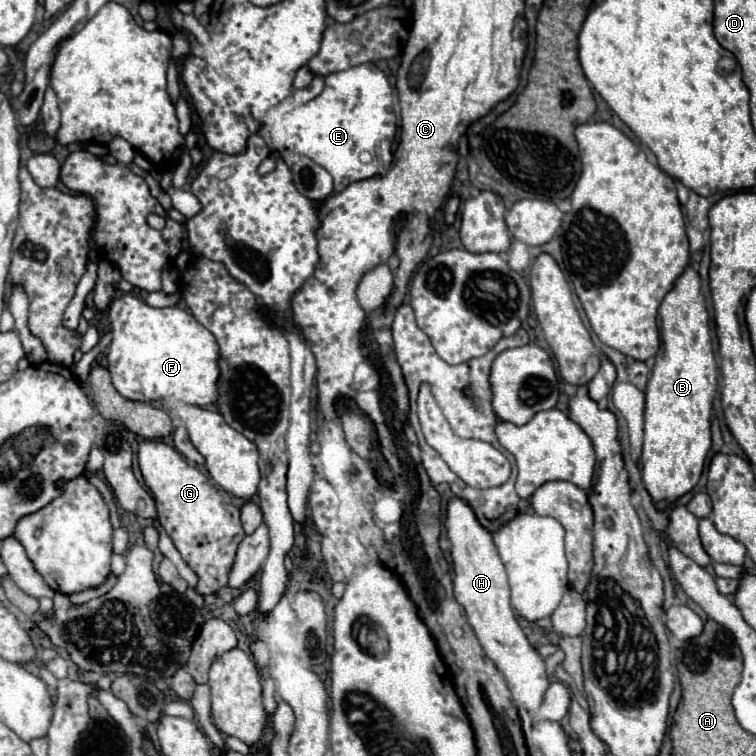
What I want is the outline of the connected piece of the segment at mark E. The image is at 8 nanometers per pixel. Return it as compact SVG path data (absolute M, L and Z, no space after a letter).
M372 62L328 74L318 98L284 116L282 124L288 134L286 148L296 154L306 154L326 168L334 178L334 192L342 192L352 182L388 170L396 136L396 116L388 110L392 102L390 82Z

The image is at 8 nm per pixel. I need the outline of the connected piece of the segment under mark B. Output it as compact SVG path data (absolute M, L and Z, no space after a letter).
M686 266L672 290L658 308L662 348L646 384L642 480L654 504L664 510L672 500L690 492L704 470L706 454L712 444L710 414L716 396L718 368L712 352L710 318L700 290L700 274Z

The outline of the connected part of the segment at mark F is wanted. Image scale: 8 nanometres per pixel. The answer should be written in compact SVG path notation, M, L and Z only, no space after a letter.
M126 294L116 298L108 306L108 322L112 332L112 342L108 348L108 372L112 376L114 388L128 400L154 402L160 398L176 398L194 406L214 404L218 398L218 344L214 336L200 326L192 314L182 308L150 308L142 298Z

